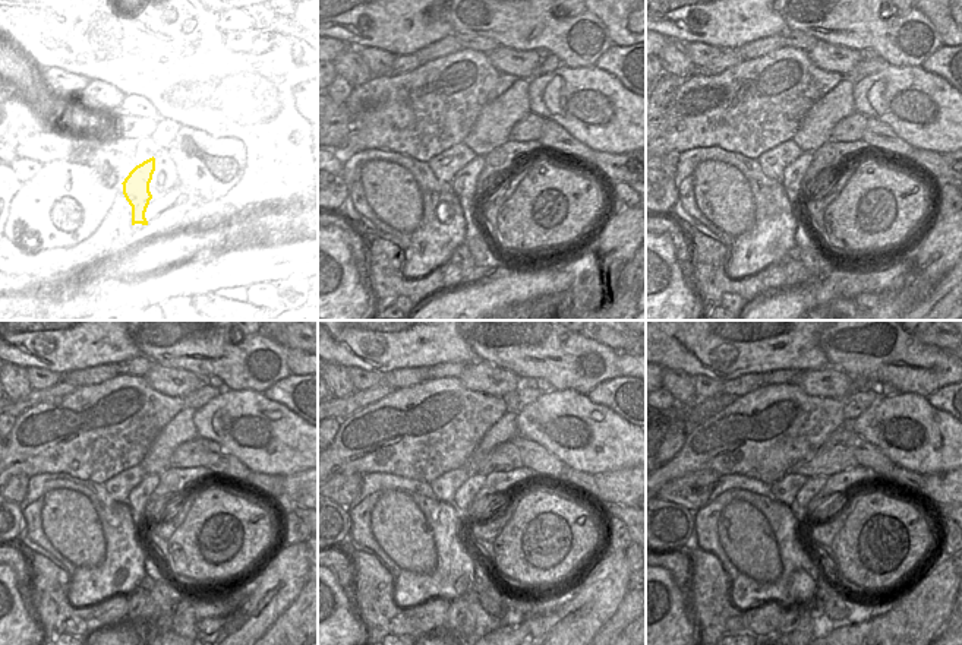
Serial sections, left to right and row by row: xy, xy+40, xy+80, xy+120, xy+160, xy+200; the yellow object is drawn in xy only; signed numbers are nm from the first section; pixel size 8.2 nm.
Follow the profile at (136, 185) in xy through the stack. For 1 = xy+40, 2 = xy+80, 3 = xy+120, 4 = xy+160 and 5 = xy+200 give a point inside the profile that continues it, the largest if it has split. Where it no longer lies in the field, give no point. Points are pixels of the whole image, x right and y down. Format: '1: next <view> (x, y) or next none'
1: next xy+40 (463, 185)
2: next xy+80 (792, 176)
3: next xy+120 (138, 498)
4: next xy+160 (464, 502)
5: next xy+200 (808, 492)

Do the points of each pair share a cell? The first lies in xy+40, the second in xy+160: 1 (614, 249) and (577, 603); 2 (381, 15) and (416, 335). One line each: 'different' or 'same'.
1: same
2: same

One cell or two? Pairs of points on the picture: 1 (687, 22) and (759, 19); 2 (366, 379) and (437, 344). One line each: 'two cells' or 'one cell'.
1: one cell
2: two cells

